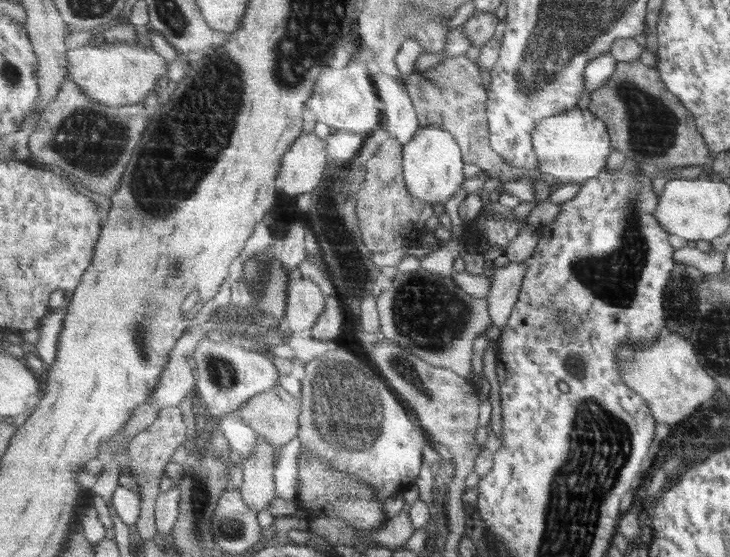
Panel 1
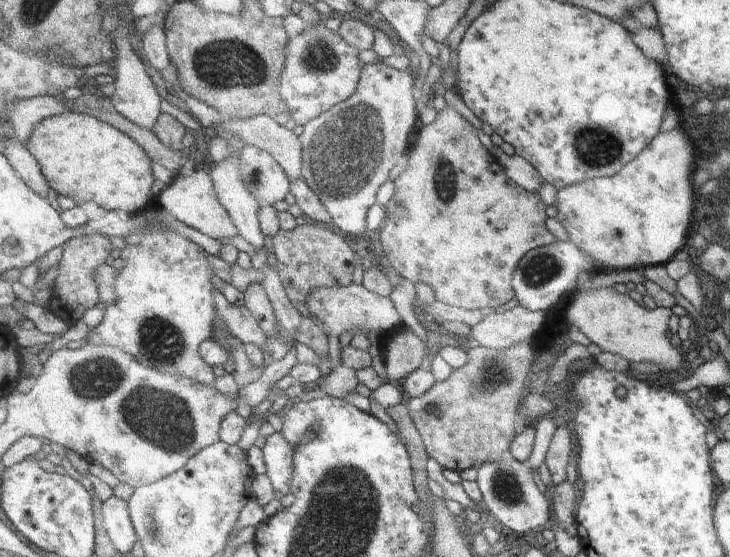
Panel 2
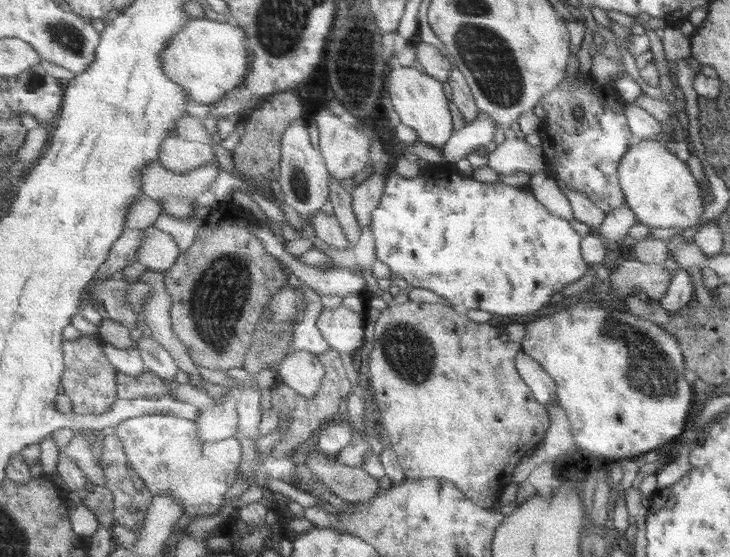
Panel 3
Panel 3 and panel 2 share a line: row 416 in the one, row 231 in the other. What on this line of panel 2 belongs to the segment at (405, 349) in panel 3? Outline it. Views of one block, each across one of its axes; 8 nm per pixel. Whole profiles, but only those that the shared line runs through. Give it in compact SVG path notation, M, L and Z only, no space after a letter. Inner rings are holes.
M443 108L441 112L437 113L434 122L430 125L419 125L412 146L413 148L407 153L408 170L405 172L405 176L401 175L401 178L396 182L396 186L401 186L401 188L397 188L397 196L385 207L386 216L380 227L380 242L382 243L384 252L387 253L388 258L402 277L409 279L414 284L421 282L427 284L427 286L435 290L437 300L447 302L451 306L459 306L459 308L465 308L468 311L485 308L492 310L503 306L503 304L507 304L507 302L511 302L511 300L516 298L512 285L514 274L523 257L535 248L546 247L558 241L558 238L548 229L548 217L547 212L545 212L547 210L547 204L541 200L541 196L538 193L529 192L509 180L509 177L505 174L497 159L488 151L487 147L477 136L477 131L473 127L473 124L469 124L453 108ZM411 176L413 176L413 180L411 180ZM407 180L409 180L409 184L415 184L417 182L417 186L405 188L403 184L407 184Z

